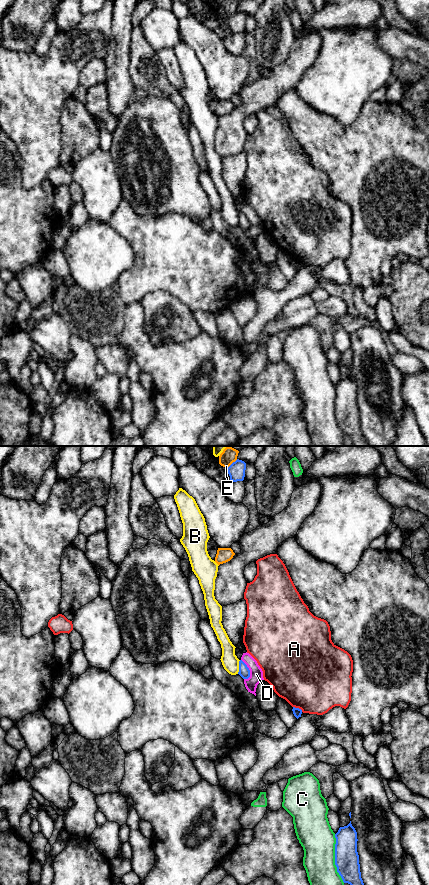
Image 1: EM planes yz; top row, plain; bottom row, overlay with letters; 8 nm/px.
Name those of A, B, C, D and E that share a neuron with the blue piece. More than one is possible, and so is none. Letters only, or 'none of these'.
none of these

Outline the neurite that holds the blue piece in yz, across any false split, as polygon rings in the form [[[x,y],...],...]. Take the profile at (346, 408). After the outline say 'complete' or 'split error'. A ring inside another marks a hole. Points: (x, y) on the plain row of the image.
[[[351,373],[335,386],[335,417],[344,435],[353,440],[353,446],[369,446],[361,430],[357,404],[357,384]]]; complete

